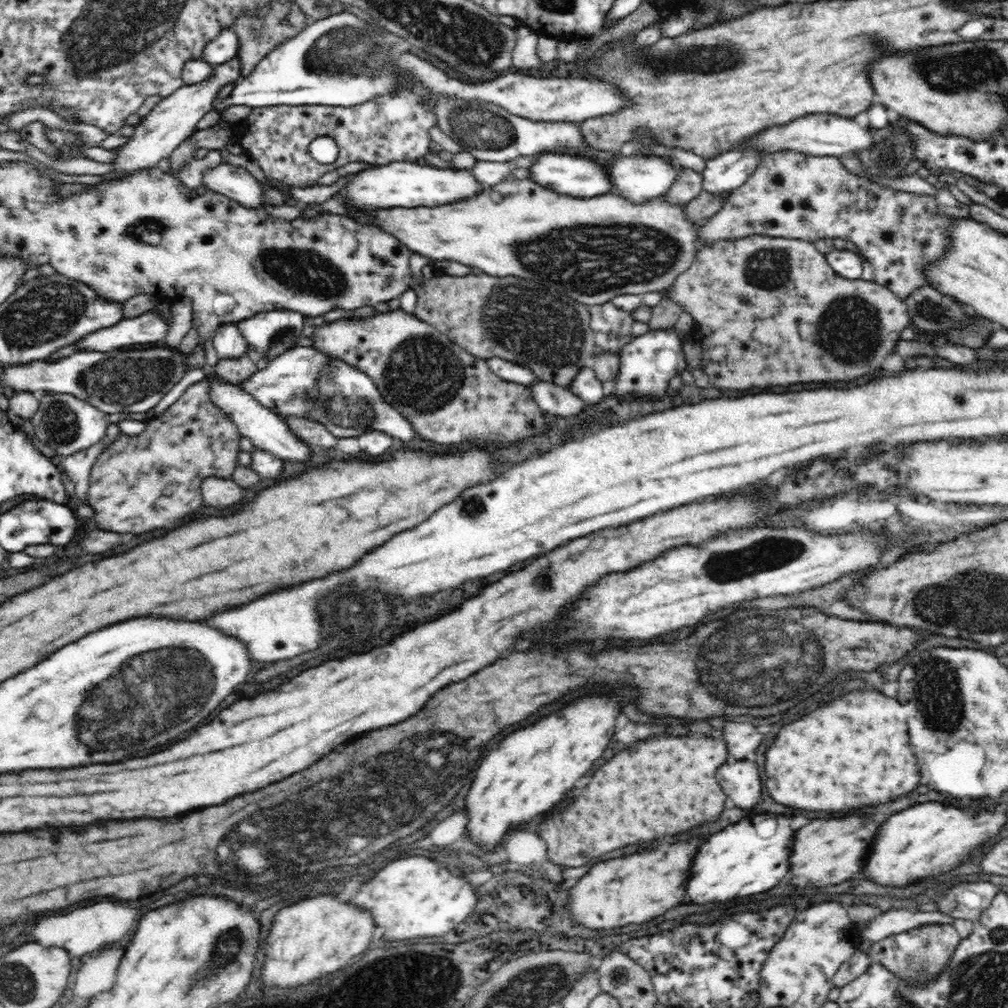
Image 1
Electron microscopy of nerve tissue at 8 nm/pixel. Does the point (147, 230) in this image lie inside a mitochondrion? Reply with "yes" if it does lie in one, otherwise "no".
yes

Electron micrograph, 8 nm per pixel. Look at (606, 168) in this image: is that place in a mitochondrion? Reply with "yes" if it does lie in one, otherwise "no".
no

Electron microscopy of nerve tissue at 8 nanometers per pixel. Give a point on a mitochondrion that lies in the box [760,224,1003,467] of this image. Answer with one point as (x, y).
(848, 330)

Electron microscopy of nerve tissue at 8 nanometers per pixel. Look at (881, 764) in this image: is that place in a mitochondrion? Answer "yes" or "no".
no

